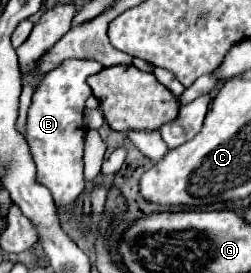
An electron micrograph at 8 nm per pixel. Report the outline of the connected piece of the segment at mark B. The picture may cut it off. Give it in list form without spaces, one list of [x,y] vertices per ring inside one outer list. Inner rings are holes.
[[[65,60],[61,66],[45,74],[45,78],[39,82],[27,112],[25,138],[37,164],[37,180],[41,180],[41,184],[49,188],[57,210],[73,204],[85,188],[83,144],[87,130],[83,124],[83,110],[85,100],[91,96],[87,76],[101,70],[103,66],[97,64],[97,60]]]

